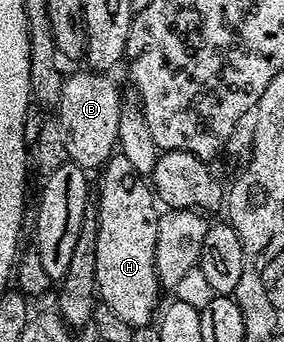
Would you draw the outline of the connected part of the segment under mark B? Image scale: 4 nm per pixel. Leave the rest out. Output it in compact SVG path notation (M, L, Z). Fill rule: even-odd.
M104 71L68 73L62 83L62 95L58 106L58 122L68 152L68 160L85 171L99 170L118 145L118 119L120 118L120 89Z

